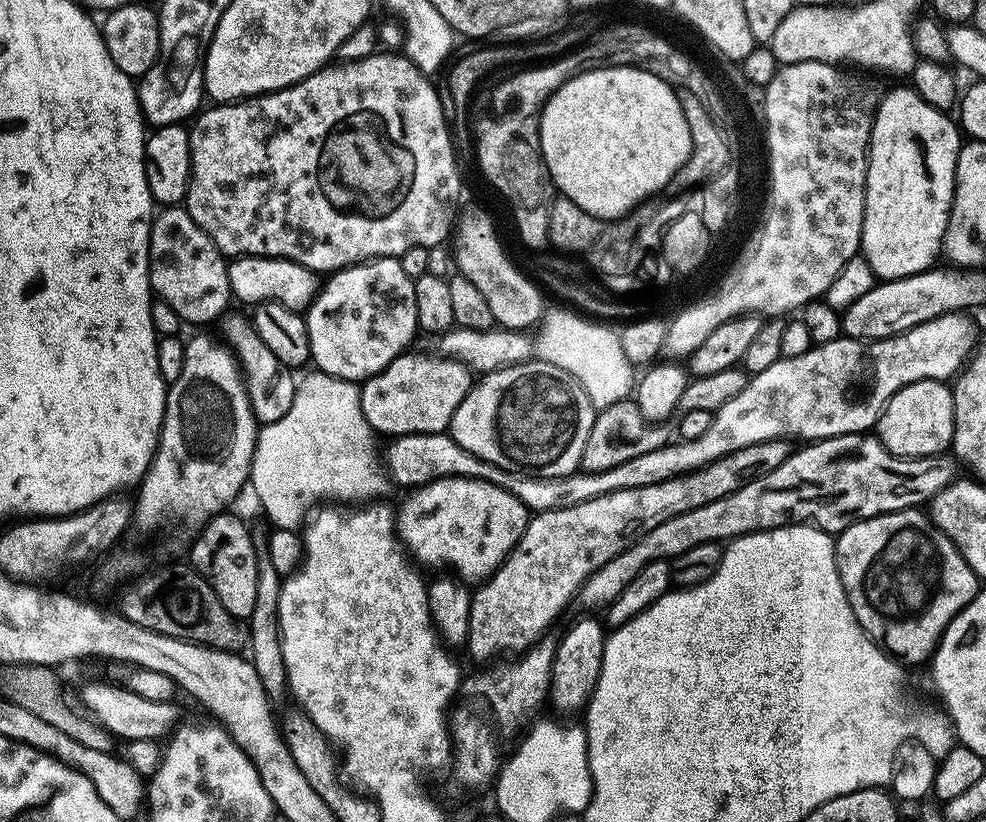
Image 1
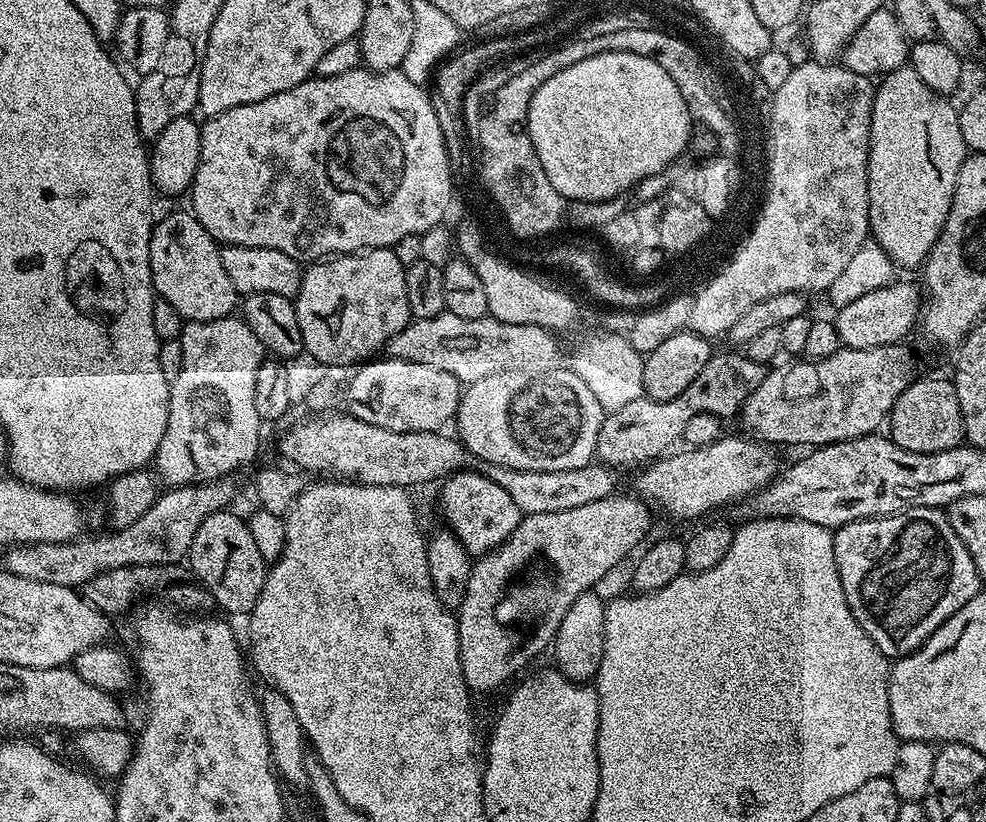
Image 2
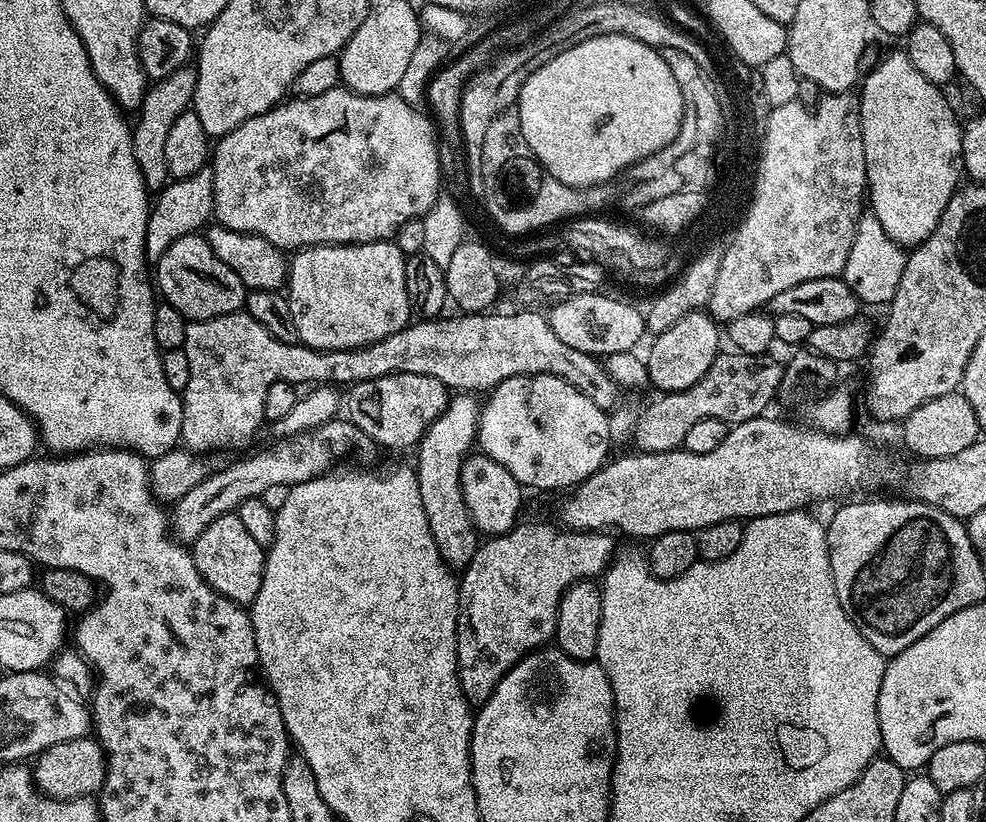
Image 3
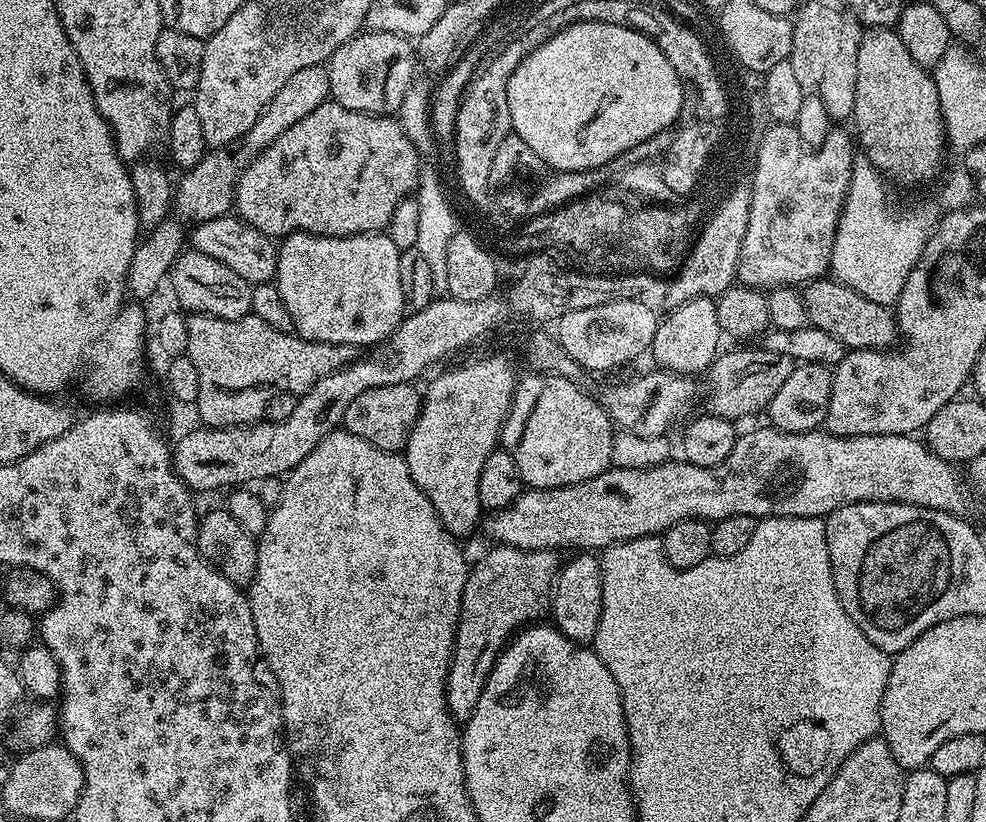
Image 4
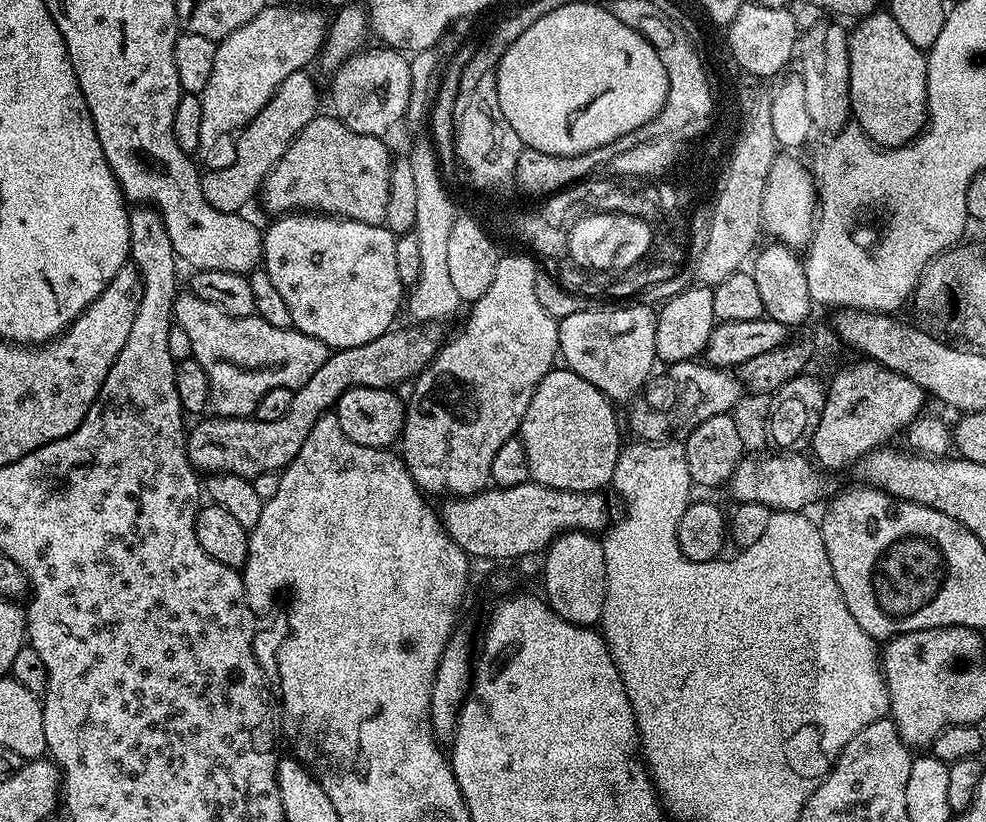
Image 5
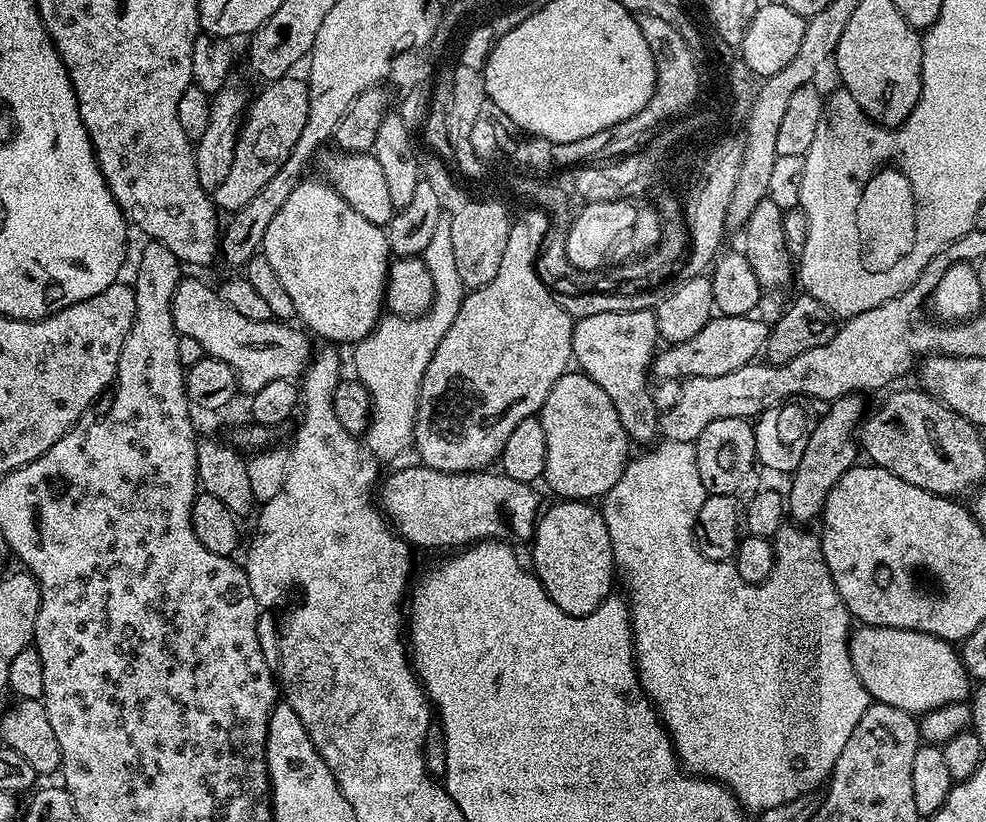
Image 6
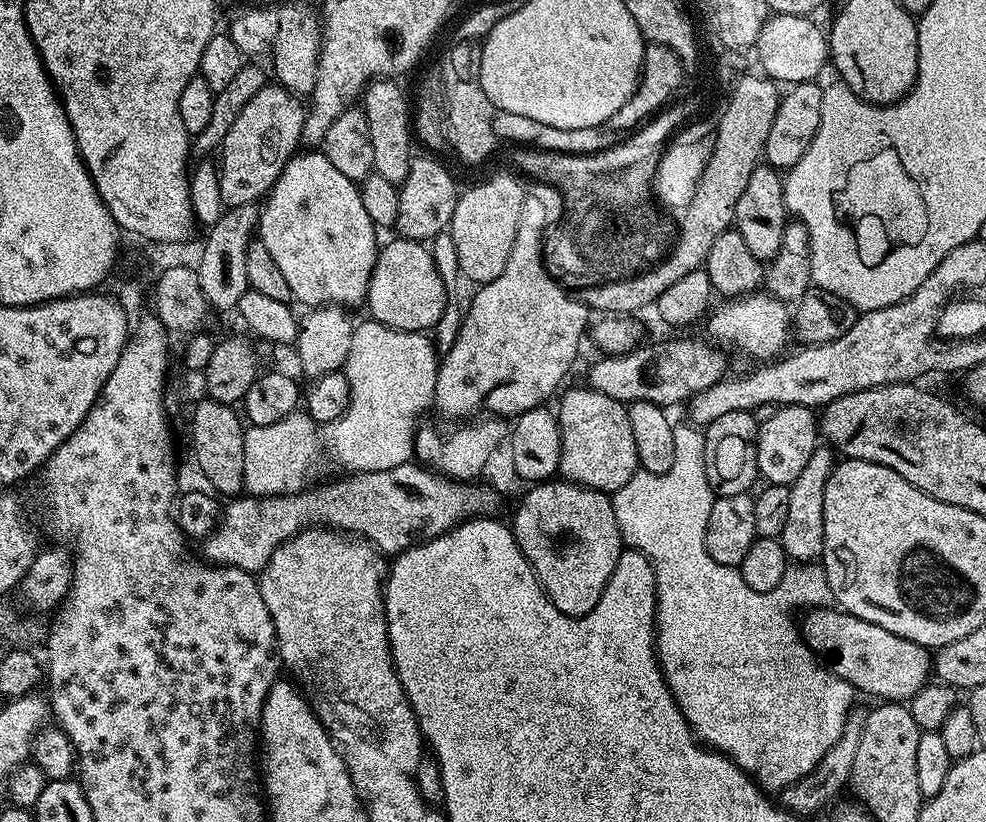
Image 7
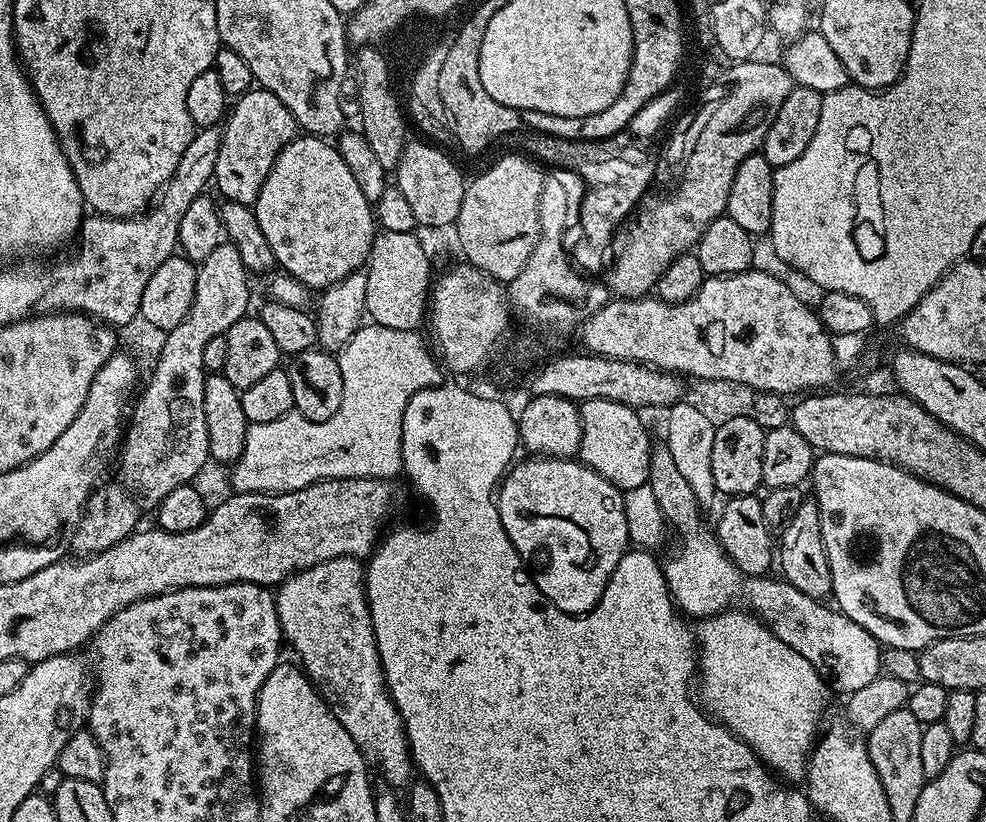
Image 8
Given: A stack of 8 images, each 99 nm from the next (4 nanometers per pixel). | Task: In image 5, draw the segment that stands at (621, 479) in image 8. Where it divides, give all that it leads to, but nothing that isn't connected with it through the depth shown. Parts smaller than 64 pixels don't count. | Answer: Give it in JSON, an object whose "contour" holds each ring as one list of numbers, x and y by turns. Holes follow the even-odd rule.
{"contour":[[556,366,547,372,534,390,534,398,530,398,530,406,518,433,518,439,526,446,526,462,530,466,531,479,547,488,566,490,569,494,593,494,599,488,607,489,612,482,614,466,618,466,622,447,620,424,612,408,615,408,613,401,567,366]]}

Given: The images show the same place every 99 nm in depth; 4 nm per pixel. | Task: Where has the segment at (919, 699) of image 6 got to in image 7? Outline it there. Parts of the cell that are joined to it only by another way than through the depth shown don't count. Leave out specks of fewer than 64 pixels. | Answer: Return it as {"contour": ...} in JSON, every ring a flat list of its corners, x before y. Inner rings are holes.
{"contour":[[816,606,803,613,802,635,809,648,817,654,829,656,830,667,853,689,880,696,884,702,907,702,929,683,934,660,929,649,901,636,874,626,862,618,852,616,832,606],[836,611,836,612,835,612]]}

